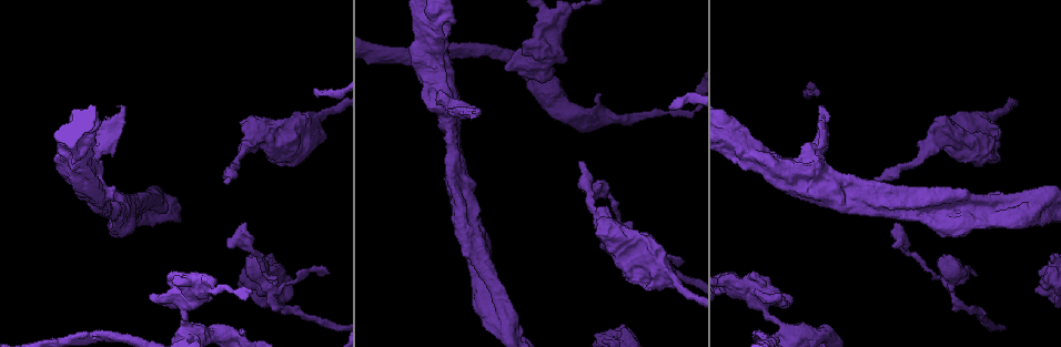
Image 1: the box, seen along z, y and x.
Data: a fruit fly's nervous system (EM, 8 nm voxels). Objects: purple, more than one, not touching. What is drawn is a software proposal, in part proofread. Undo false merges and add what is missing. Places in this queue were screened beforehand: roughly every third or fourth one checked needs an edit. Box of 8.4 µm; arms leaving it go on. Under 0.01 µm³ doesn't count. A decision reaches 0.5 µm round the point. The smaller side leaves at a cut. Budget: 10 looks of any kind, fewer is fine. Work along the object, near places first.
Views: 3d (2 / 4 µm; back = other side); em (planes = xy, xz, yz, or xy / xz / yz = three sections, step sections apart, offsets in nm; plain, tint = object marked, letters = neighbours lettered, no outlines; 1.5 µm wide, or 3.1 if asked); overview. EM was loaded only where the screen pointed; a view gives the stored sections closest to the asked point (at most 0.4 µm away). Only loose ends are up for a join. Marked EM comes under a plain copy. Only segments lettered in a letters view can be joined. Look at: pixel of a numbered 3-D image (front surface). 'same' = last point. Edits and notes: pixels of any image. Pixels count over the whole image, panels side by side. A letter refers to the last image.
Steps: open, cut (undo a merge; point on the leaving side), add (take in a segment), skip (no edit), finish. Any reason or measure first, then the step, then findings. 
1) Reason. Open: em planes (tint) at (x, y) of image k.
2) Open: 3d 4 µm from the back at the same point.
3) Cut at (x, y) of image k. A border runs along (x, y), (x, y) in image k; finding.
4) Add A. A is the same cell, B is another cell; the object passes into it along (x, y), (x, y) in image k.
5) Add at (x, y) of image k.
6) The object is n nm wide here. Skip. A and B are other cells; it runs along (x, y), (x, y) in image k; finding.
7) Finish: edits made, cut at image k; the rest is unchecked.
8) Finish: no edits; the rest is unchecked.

Free end. Open: em xz step 8 (letters) at (581, 162) of image 1.

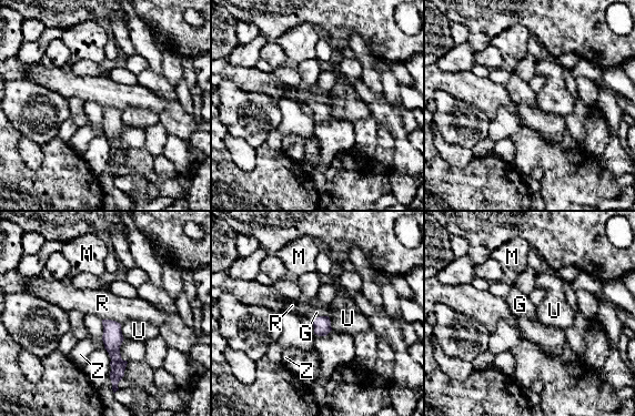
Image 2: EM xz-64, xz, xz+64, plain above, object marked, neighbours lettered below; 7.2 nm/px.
Another direction. Open: em planes (letters) at the same point.

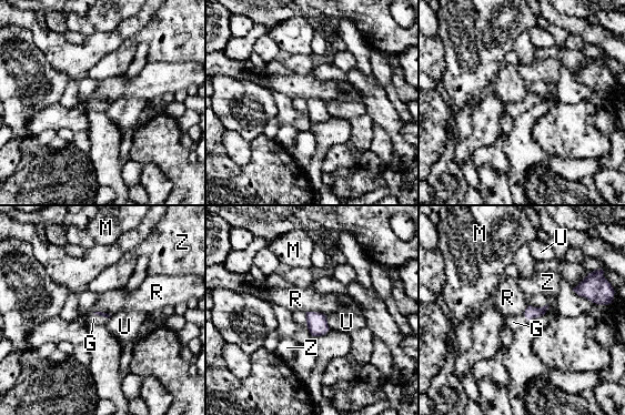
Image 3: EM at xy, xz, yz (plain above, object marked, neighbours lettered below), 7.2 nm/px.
Add G. G is the same cell, M, R, U and Z are other cells; the object passes into it along (531, 312), (525, 316), (513, 322) in image 3; it goes on there.

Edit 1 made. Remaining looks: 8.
See it whole again. Open: overview.

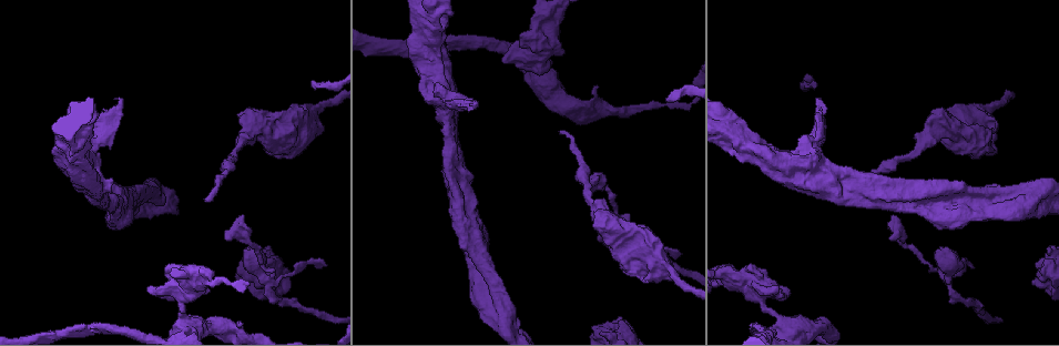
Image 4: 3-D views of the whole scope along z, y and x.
Arms part here. Open: em yz step 8 (letters) at (786, 170) of image 4.

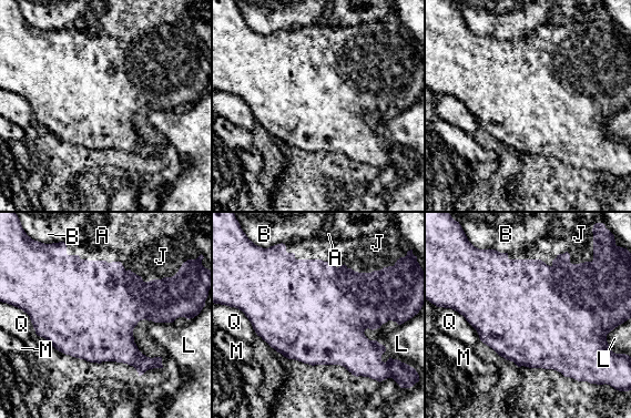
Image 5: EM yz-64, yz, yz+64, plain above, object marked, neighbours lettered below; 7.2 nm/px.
Skip. A, B, J, L, M and Q are other cells; a border runs along (152, 320), (172, 323) in image 5; one neuron here.

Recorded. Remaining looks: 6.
Three-way junction. Open: em yz step 8 (tint) at (181, 325) of image 4.

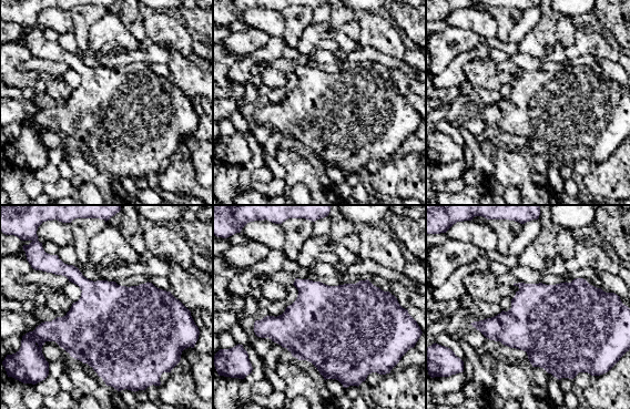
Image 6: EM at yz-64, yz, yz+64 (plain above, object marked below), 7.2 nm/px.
Cut it another way. Open: em planes (letters) at the same point.

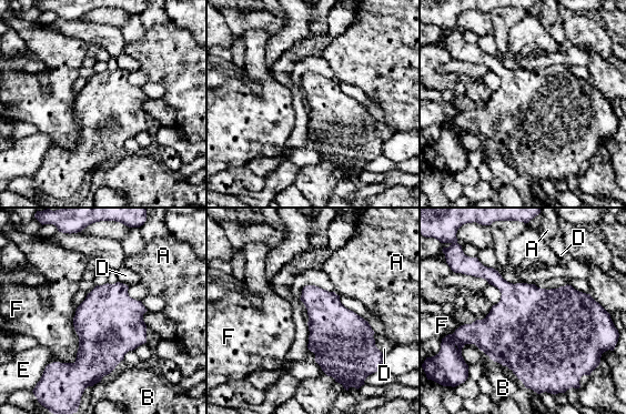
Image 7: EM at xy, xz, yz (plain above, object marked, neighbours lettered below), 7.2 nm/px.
Skip. A, B, D, E and F are other cells; a border runs along (77, 309), (77, 357), (56, 362) in image 7; continuous, no second neuron.

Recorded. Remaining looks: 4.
Finish: edits made, add at image 3; the rest is unchecked.

